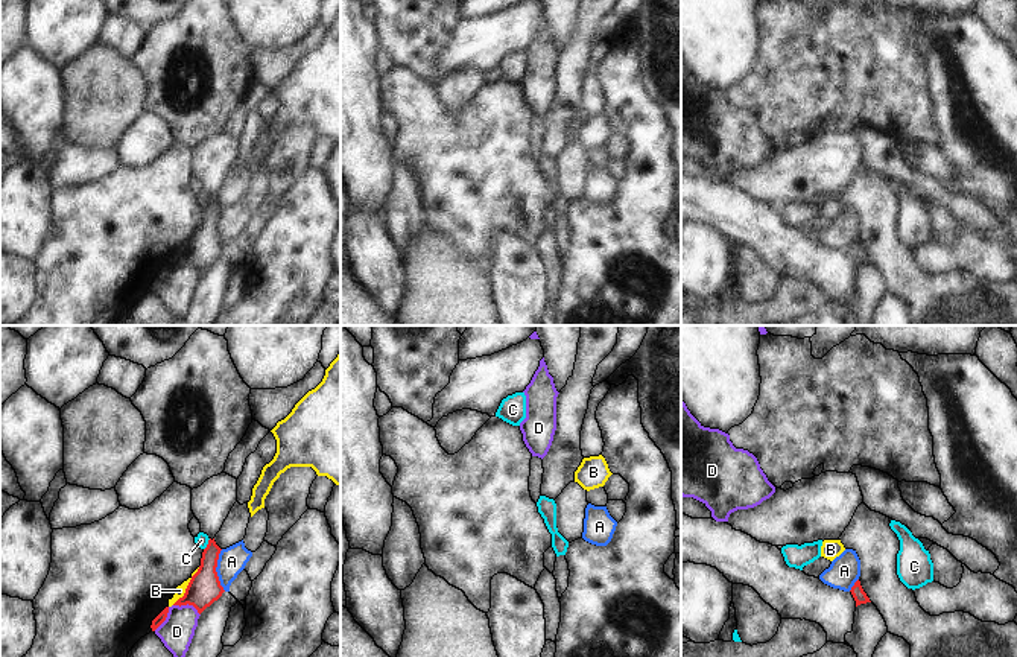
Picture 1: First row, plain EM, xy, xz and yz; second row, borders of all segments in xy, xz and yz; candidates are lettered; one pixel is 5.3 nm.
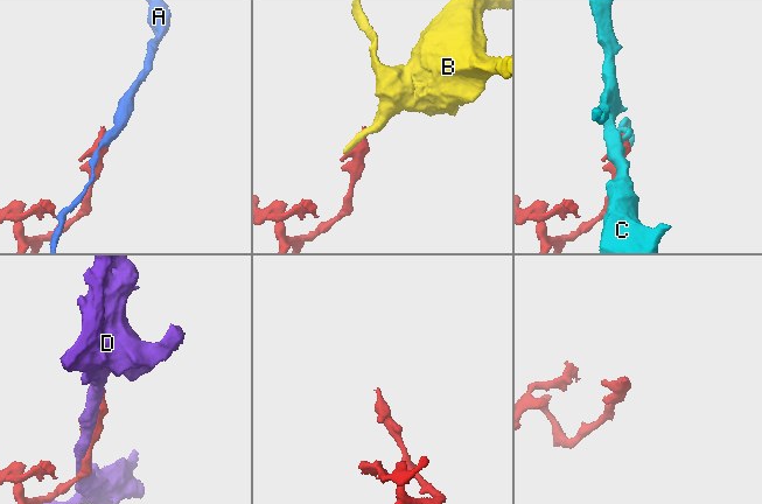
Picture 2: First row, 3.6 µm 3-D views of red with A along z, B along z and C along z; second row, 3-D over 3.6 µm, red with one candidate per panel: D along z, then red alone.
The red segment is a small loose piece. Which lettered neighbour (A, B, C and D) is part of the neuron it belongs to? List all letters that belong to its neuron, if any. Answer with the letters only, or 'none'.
none

